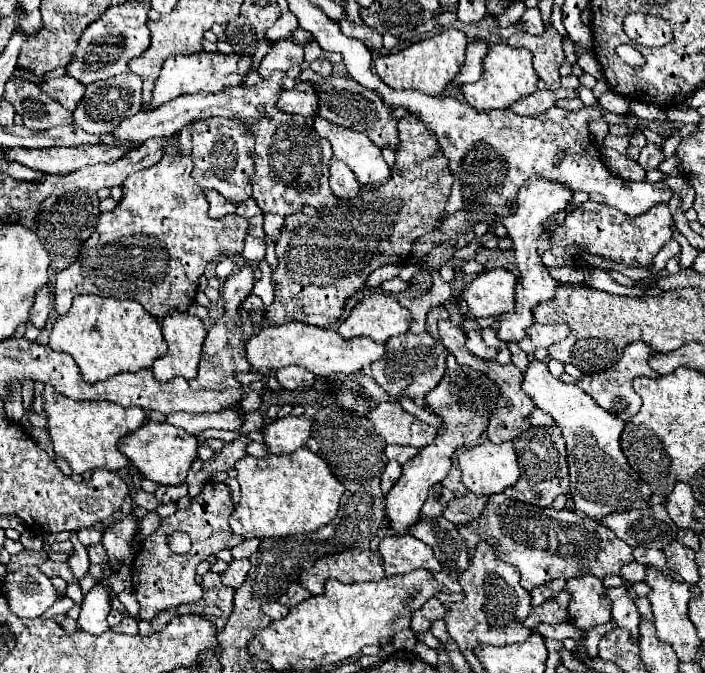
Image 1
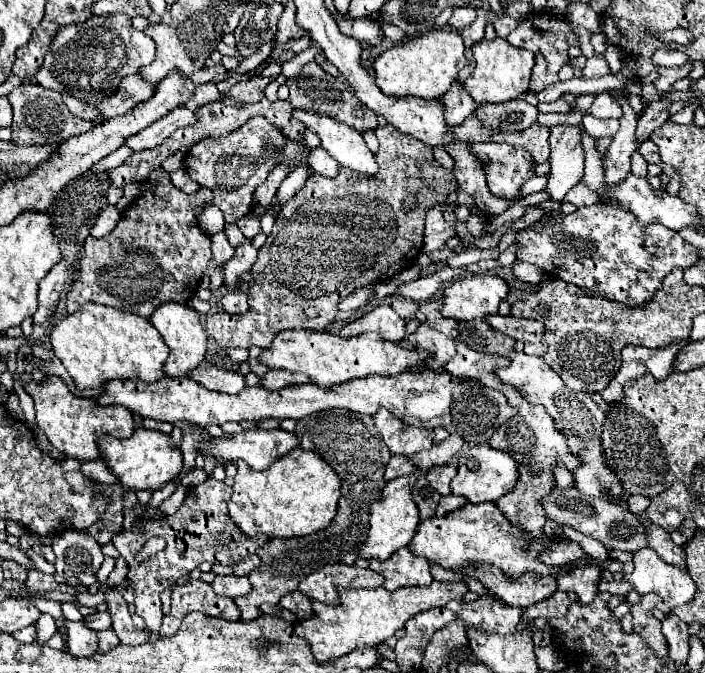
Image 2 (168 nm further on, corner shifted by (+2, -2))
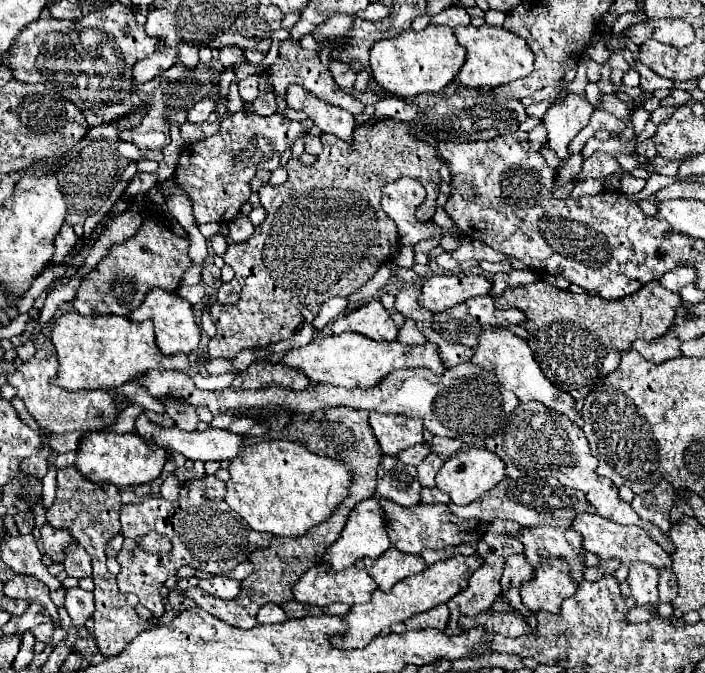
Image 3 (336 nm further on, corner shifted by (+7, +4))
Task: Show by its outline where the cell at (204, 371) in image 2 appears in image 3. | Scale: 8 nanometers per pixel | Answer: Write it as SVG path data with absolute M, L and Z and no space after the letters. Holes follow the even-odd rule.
M67 312L55 320L51 342L59 358L57 384L65 390L113 390L125 382L137 380L149 370L185 370L189 358L185 354L165 356L155 344L153 324L131 322L125 316L79 316Z

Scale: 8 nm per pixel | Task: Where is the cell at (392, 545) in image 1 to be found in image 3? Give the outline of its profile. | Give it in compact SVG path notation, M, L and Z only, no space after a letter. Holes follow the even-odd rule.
M393 546L379 558L375 558L375 560L365 558L363 562L365 562L369 576L377 582L377 586L383 592L389 592L391 586L397 584L399 580L425 570L425 562L421 556L411 556L411 554L399 552Z

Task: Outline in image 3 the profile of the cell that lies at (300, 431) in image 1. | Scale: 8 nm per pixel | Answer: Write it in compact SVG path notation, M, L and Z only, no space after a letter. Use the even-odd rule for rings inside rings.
M141 414L135 422L135 432L145 440L145 442L151 442L167 452L179 452L183 454L185 458L189 460L201 460L201 462L207 462L207 460L233 460L241 448L245 446L245 438L237 436L237 434L231 434L227 430L215 430L215 428L207 428L203 432L185 432L185 430L179 430L177 426L171 426L171 428L163 428L163 426L157 426L155 422L151 422L145 414Z

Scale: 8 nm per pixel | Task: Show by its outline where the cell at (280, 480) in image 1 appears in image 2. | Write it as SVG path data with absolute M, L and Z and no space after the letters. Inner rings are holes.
M302 448L292 450L290 454L278 458L266 470L252 470L246 462L236 462L238 474L234 476L232 498L228 502L230 518L246 536L264 534L268 538L292 538L292 536L306 536L318 532L330 524L336 514L338 498L340 498L340 478L338 474L314 452L306 452Z

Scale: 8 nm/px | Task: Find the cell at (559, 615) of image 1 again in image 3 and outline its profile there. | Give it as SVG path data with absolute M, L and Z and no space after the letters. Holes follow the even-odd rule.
M551 558L535 566L535 580L527 580L519 586L523 604L531 612L547 610L561 612L565 598L571 598L577 590L577 584L571 580L569 564L563 558Z

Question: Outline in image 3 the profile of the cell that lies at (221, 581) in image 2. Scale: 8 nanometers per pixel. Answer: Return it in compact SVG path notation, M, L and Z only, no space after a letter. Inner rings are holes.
M211 576L211 578L205 578L205 580L199 580L199 588L203 588L205 592L217 596L217 598L223 598L223 600L235 600L239 590L241 590L241 584L237 580L231 580L231 578L219 578L219 576Z

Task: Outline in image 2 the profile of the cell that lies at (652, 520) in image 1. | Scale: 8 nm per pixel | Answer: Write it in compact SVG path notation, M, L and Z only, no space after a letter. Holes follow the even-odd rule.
M574 486L566 488L566 490L558 490L558 488L552 490L552 494L548 494L548 498L544 498L542 506L546 510L546 518L550 518L558 524L568 524L568 526L576 528L578 532L600 540L608 550L632 552L632 550L640 550L640 548L648 546L646 528L644 528L640 516L632 514L630 510L624 510L620 504L612 504L602 498L592 498L592 496L580 494Z

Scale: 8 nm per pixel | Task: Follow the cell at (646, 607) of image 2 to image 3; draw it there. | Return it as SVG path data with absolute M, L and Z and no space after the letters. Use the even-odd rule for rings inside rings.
M633 564L629 568L627 576L631 596L637 600L639 606L643 604L657 604L659 594L657 594L657 582L659 582L659 572L651 568L651 564Z

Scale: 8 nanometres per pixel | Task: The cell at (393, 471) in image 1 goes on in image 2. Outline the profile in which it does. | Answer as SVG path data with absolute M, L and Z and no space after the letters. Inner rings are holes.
M392 454L390 460L388 460L388 466L386 466L386 480L394 480L398 476L406 476L414 470L414 466L400 454Z

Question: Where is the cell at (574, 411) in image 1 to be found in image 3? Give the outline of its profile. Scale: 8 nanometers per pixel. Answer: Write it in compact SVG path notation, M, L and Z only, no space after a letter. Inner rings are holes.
M483 330L479 334L479 340L473 348L473 356L471 356L471 362L481 366L481 368L487 368L489 372L493 372L497 376L497 380L507 388L511 390L521 402L529 402L529 400L539 400L543 402L547 408L551 410L557 410L565 416L569 416L575 424L581 422L581 414L577 410L573 410L573 404L575 400L563 392L561 388L557 388L553 382L549 382L545 378L545 374L541 372L539 364L535 362L533 358L533 352L529 350L527 342L521 340L519 336L515 336L513 332L509 330Z

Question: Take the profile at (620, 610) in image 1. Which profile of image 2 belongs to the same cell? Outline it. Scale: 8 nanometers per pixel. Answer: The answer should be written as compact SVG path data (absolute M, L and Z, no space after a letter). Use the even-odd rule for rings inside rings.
M602 580L600 586L598 586L600 592L608 592L612 596L626 596L626 592L634 590L634 586L626 580L612 580L612 582L606 582Z

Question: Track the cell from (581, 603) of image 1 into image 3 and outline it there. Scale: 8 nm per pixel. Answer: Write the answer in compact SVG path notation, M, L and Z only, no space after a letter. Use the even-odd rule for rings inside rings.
M533 526L521 528L515 532L515 538L525 546L527 560L537 566L543 556L563 556L569 560L571 576L579 584L583 582L583 568L581 562L581 536L573 528L559 528L559 526Z

